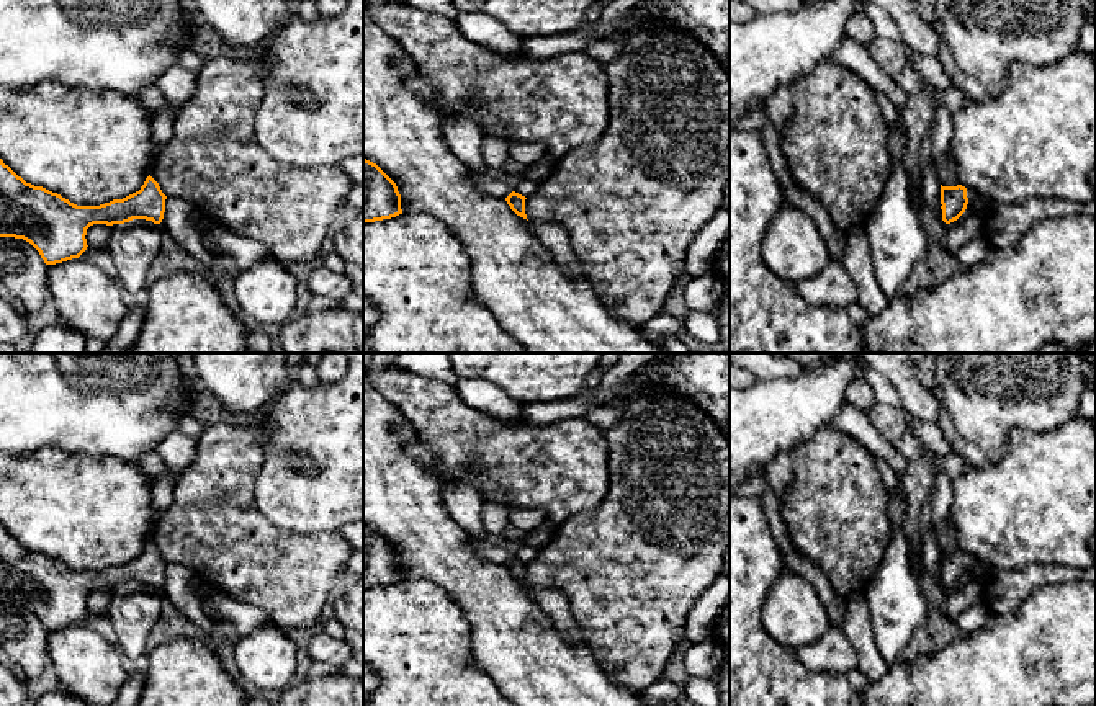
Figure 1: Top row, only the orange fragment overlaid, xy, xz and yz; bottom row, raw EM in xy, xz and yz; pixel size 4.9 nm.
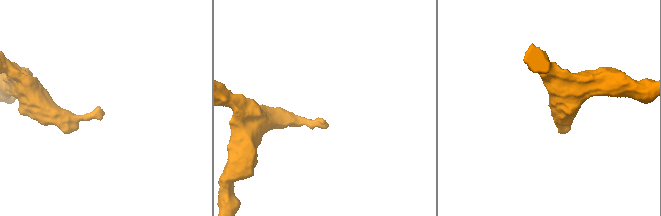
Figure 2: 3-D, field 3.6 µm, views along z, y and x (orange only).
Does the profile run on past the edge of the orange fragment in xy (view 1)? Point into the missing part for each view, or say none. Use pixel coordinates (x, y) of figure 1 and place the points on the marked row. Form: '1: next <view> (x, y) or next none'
1: next none

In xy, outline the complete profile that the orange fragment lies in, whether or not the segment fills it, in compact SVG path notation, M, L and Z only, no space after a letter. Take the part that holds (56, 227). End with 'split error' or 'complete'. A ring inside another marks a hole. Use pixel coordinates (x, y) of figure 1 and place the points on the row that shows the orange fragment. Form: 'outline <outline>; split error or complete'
outline M0 159L0 237L29 242L46 265L79 258L93 224L146 219L160 224L167 196L149 175L139 191L100 206L77 206L57 193L26 183Z; complete

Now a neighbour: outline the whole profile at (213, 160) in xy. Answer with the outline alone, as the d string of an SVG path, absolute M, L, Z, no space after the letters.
M206 60L150 176L167 198L191 203L203 219L260 242L286 265L308 265L321 257L326 237L348 219L347 198L355 183L340 165L294 167L267 154L255 136L255 114L263 96L262 78L247 62Z

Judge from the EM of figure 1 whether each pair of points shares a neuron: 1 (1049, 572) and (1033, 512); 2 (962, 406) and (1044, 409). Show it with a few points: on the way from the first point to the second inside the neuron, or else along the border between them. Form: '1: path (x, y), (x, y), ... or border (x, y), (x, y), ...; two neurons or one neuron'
1: border (1078, 567), (1026, 564), (1010, 569); two neurons
2: path (982, 406), (997, 406), (1001, 411), (1024, 409); one neuron

